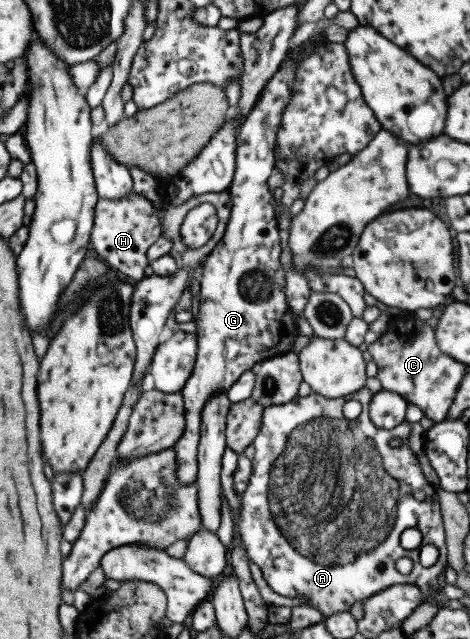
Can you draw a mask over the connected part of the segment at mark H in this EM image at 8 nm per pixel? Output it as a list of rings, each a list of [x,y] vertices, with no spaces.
[[[133,191],[121,199],[99,199],[94,216],[90,242],[95,253],[112,267],[114,273],[124,273],[133,279],[140,280],[144,276],[145,267],[150,265],[147,250],[163,232],[153,203]]]

